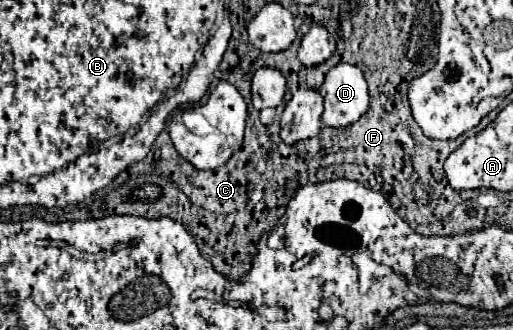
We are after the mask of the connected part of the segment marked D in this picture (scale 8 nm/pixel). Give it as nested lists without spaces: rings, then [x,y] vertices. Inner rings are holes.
[[[339,63],[325,75],[319,93],[325,99],[323,121],[331,127],[355,123],[369,107],[367,81],[363,71],[351,63]]]

